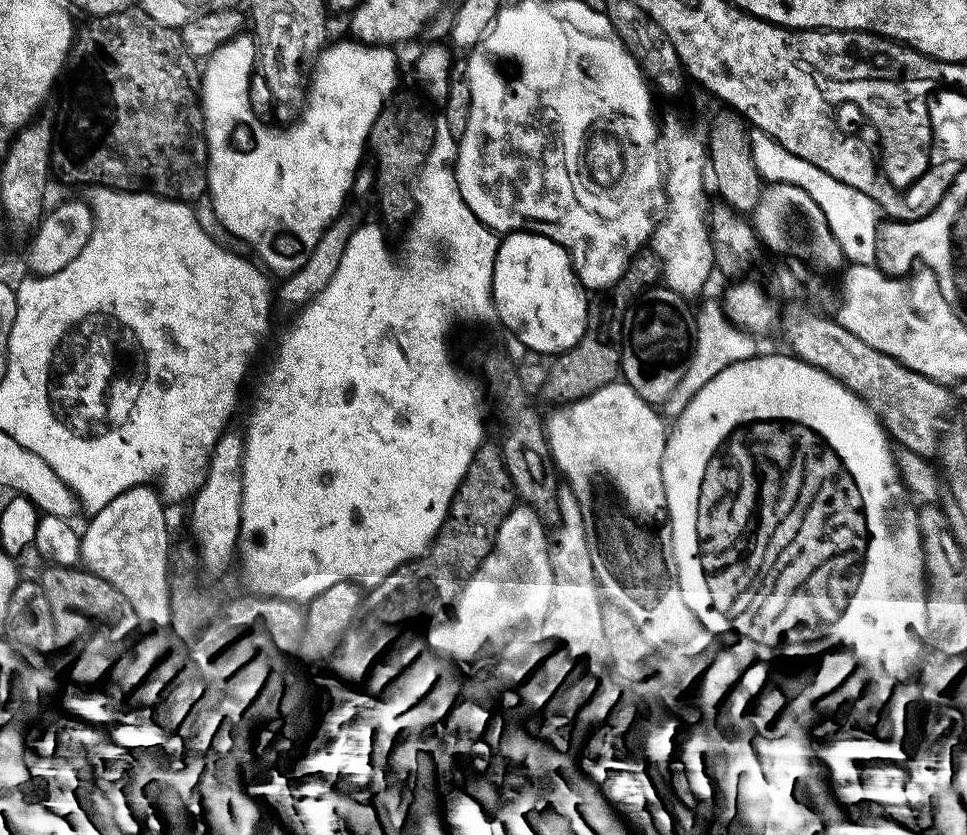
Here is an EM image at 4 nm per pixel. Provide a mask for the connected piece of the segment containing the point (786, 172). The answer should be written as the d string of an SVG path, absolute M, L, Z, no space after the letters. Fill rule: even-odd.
M756 132L751 137L750 149L752 162L756 164L757 170L765 181L773 184L793 184L806 190L806 194L814 198L824 220L828 223L828 228L832 231L832 237L840 243L841 253L848 255L849 252L850 255L856 256L852 258L860 262L867 261L873 255L878 229L878 221L876 222L878 205L875 200L855 188L846 187L813 163L790 154L785 147L764 132Z

